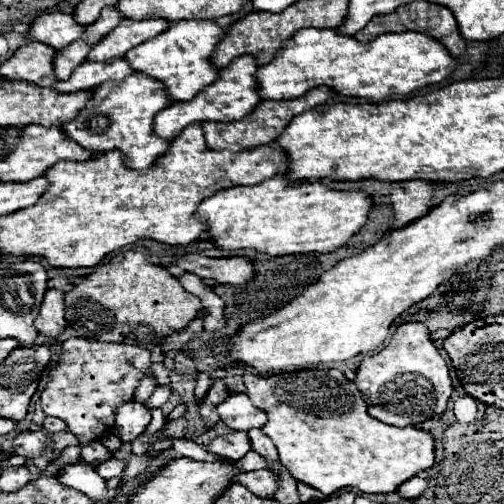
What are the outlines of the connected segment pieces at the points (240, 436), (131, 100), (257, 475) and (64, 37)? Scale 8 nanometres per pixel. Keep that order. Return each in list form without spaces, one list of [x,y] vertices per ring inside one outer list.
[[[232,431],[228,435],[216,437],[210,443],[212,453],[216,453],[220,457],[226,457],[230,461],[242,459],[250,449],[252,449],[252,445],[250,445],[250,439],[248,439],[248,435],[244,431]]]
[[[132,73],[122,81],[108,81],[106,85],[100,85],[92,91],[90,101],[84,105],[84,109],[78,113],[76,119],[64,123],[60,129],[64,131],[64,135],[72,141],[76,141],[80,147],[92,151],[92,153],[108,153],[108,151],[122,151],[124,157],[124,165],[130,169],[148,169],[166,149],[168,149],[168,141],[160,139],[158,135],[152,133],[152,123],[158,111],[162,111],[164,107],[168,107],[170,101],[164,93],[164,85],[160,85],[160,81],[152,81],[152,77],[144,77],[144,73]]]
[[[260,469],[260,471],[250,471],[250,473],[238,473],[238,477],[234,479],[236,483],[242,483],[244,487],[248,487],[248,491],[252,491],[258,497],[268,497],[272,499],[278,487],[278,477],[274,473],[270,473],[268,469]]]
[[[54,11],[54,13],[38,15],[30,25],[26,39],[50,45],[52,49],[60,51],[72,41],[76,41],[78,37],[82,37],[82,33],[84,33],[84,27],[78,25],[72,15]]]

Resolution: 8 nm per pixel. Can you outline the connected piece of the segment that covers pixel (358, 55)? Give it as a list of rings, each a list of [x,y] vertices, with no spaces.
[[[300,29],[284,43],[284,49],[276,53],[270,65],[258,69],[258,91],[262,99],[296,99],[314,87],[330,87],[332,91],[346,97],[364,97],[372,101],[384,101],[390,95],[408,95],[432,83],[440,83],[456,69],[456,59],[448,55],[446,47],[424,33],[386,33],[370,41],[368,45],[356,41],[354,37],[342,37],[334,29]]]

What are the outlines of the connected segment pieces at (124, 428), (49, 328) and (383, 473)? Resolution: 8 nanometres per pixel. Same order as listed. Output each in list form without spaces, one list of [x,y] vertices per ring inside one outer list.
[[[130,401],[124,403],[120,407],[116,407],[116,437],[124,443],[134,441],[138,435],[142,435],[146,431],[150,423],[150,411],[138,403],[138,401]]]
[[[48,289],[40,315],[36,319],[38,333],[58,339],[62,331],[66,329],[66,317],[64,317],[64,293],[58,289]]]
[[[336,369],[328,371],[298,371],[298,373],[282,373],[282,375],[244,375],[246,393],[260,411],[268,415],[262,431],[272,439],[278,449],[282,465],[290,471],[290,475],[306,483],[326,497],[344,489],[358,489],[362,493],[392,493],[404,481],[414,477],[420,471],[426,471],[434,465],[434,439],[430,433],[424,433],[416,427],[392,427],[382,421],[372,419],[366,409],[366,401],[356,389],[354,381],[348,381]]]

